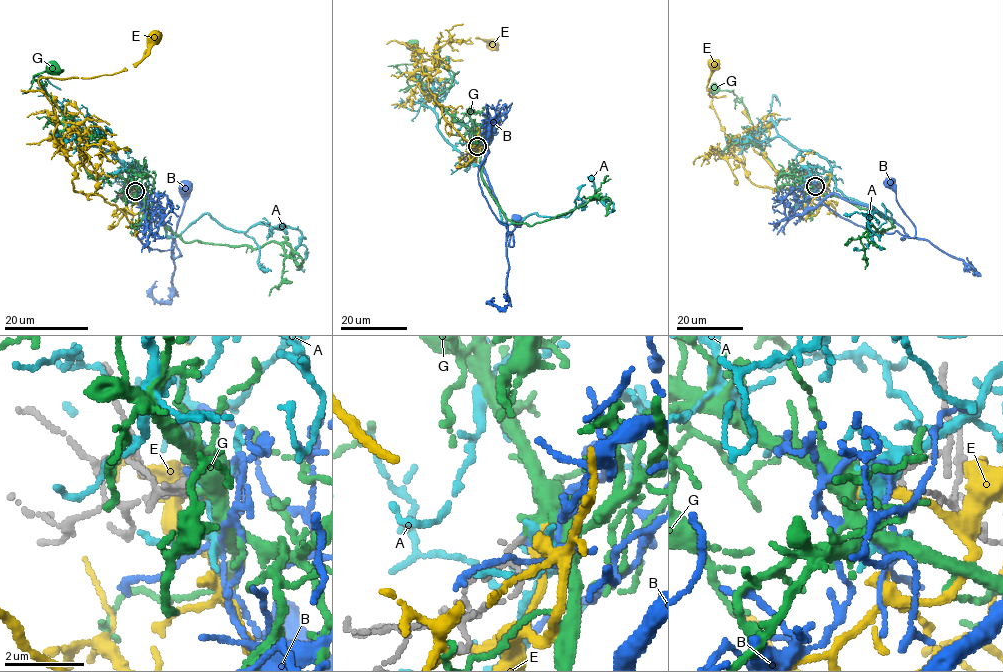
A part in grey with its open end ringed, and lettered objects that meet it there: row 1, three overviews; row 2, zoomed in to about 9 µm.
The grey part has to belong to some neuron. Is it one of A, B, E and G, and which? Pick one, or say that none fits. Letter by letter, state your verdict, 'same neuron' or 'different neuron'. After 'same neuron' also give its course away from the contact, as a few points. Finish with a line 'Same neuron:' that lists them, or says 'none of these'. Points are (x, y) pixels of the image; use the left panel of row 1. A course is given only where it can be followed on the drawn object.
A: different neuron
B: different neuron
E: different neuron
G: same neuron | via (134, 191), (115, 176), (95, 177), (86, 170), (62, 112), (33, 77), (62, 70), (53, 69)
Same neuron: G

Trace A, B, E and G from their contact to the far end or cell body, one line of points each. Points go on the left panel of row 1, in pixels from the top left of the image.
A: (135, 190), (129, 176), (171, 236), (207, 213), (244, 231), (295, 228), (294, 258), (305, 269)
B: (134, 190), (144, 229), (143, 201), (171, 230), (168, 300), (152, 296), (156, 280)
E: (135, 190), (130, 221), (73, 190), (39, 83), (126, 70), (154, 38)
G: (134, 191), (115, 176), (95, 177), (86, 170), (62, 112), (33, 77), (62, 70), (53, 69)

